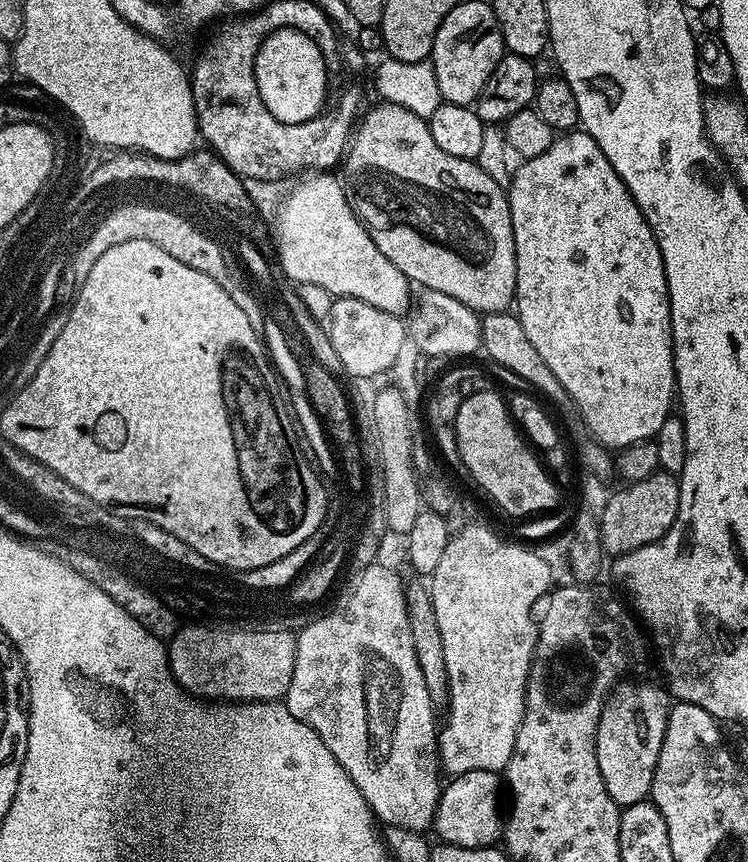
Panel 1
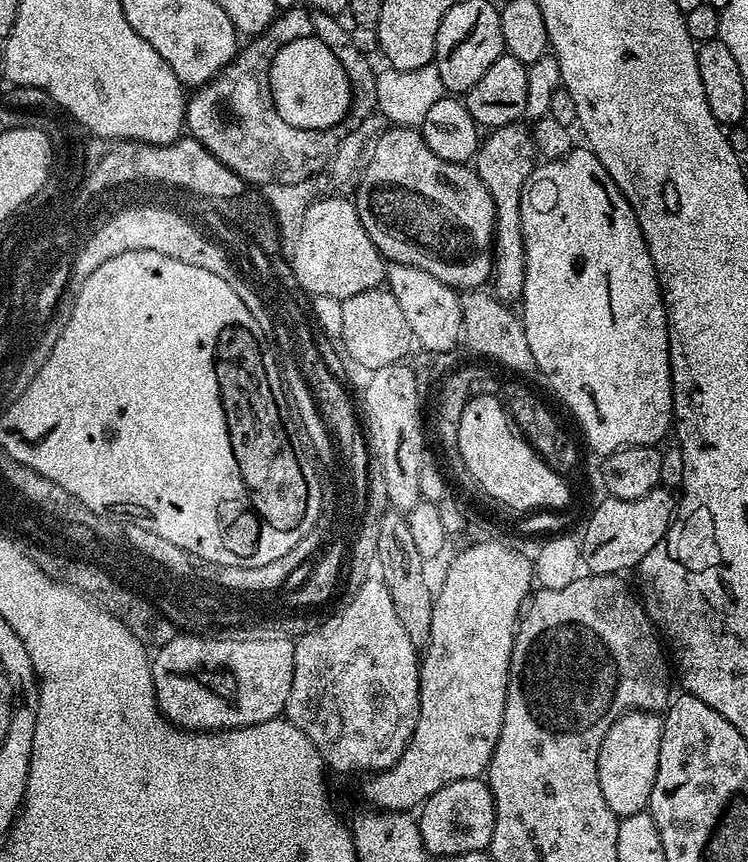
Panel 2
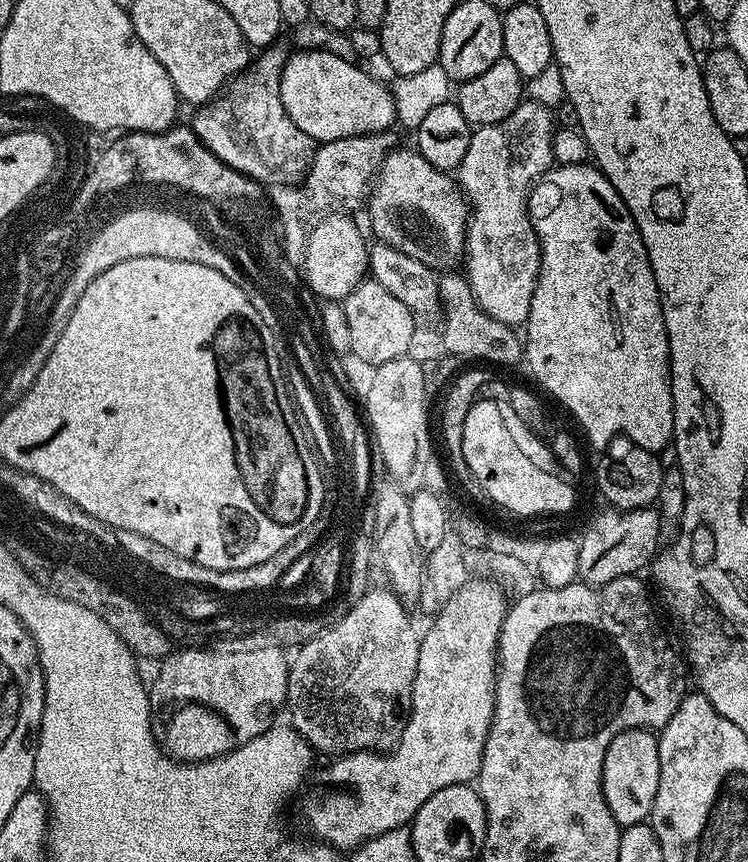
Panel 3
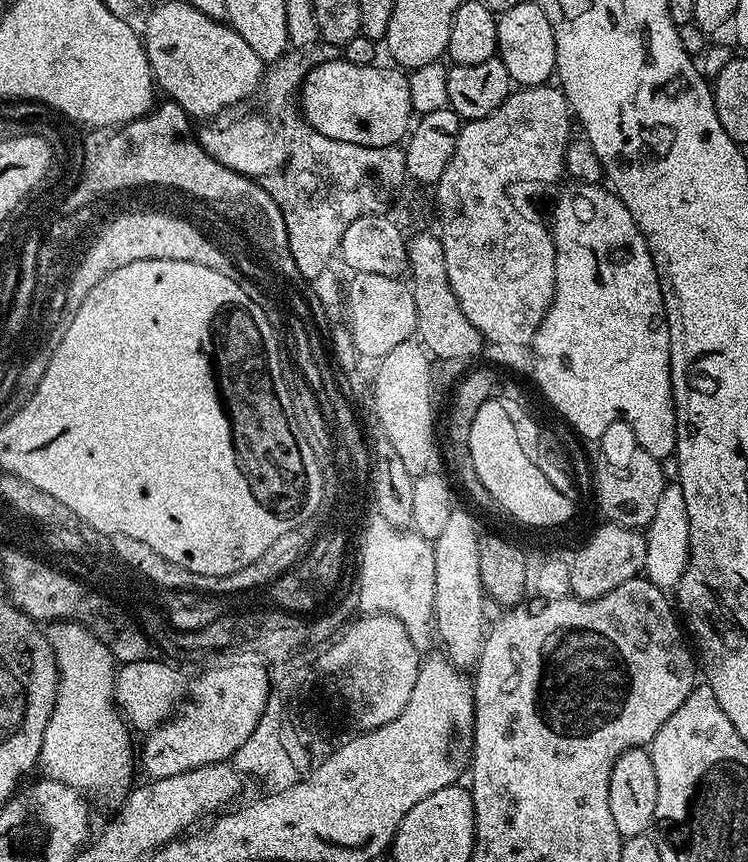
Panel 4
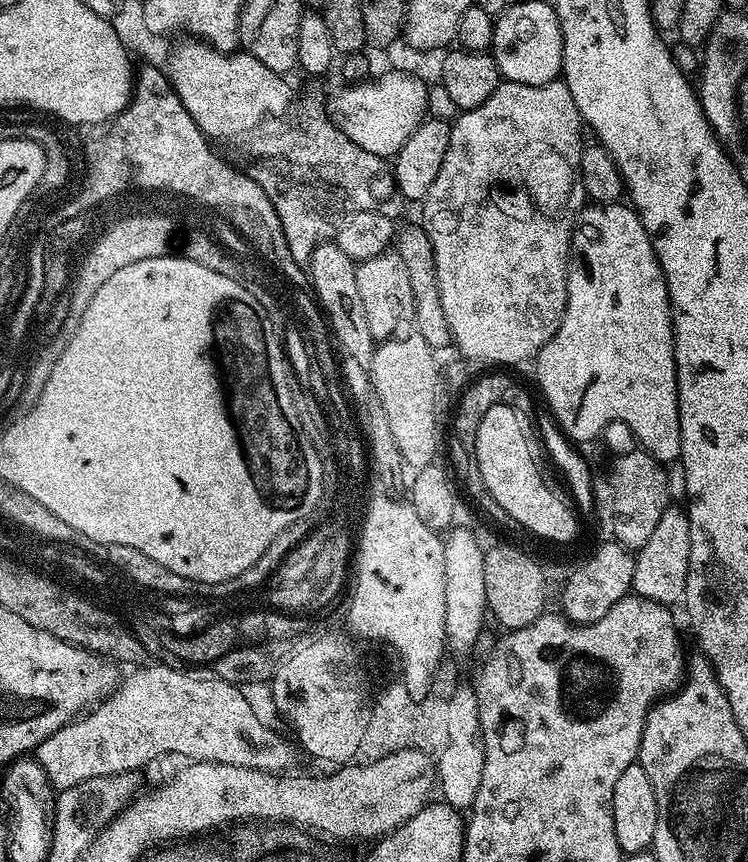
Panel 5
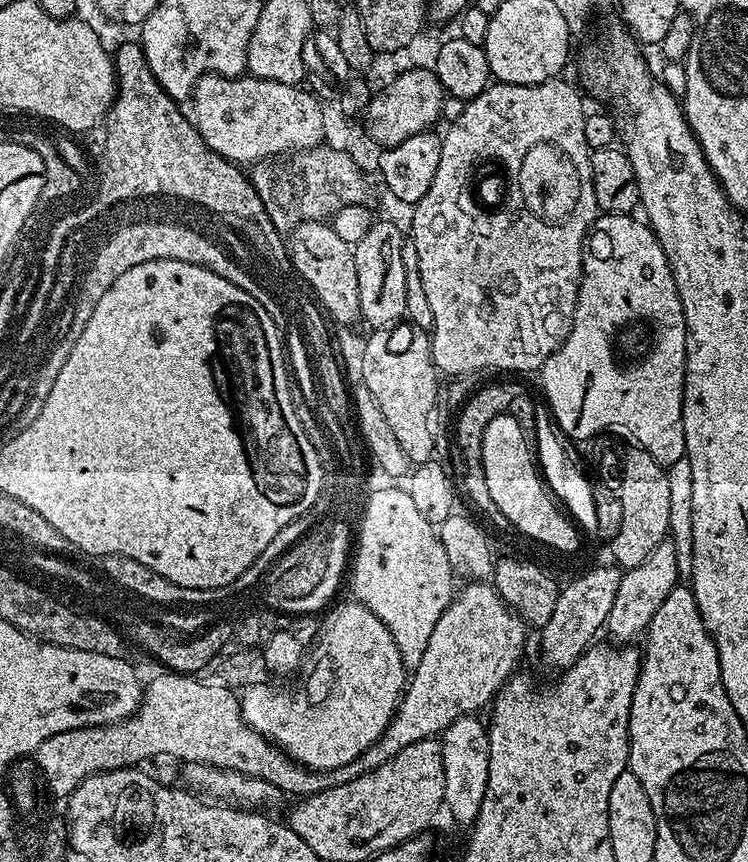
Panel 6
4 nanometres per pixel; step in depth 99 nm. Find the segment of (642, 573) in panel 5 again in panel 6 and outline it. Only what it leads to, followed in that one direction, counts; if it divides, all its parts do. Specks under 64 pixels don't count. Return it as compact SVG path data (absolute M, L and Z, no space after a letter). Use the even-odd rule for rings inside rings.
M668 538L658 546L654 546L650 558L646 558L642 566L627 569L618 582L618 594L614 598L614 606L610 606L606 632L613 636L611 639L616 642L635 641L632 639L636 635L639 637L647 629L650 618L654 618L658 606L666 602L666 594L670 594L670 590L678 587L679 580L676 579L681 579L681 576L676 551L671 539Z

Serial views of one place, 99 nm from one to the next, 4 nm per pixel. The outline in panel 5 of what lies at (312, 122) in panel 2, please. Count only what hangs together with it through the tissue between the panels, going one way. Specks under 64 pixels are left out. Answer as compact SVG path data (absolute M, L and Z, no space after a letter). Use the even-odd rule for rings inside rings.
M384 72L378 76L344 86L336 96L336 105L330 108L330 116L350 142L371 154L394 158L406 138L410 138L429 115L429 85L408 72Z

